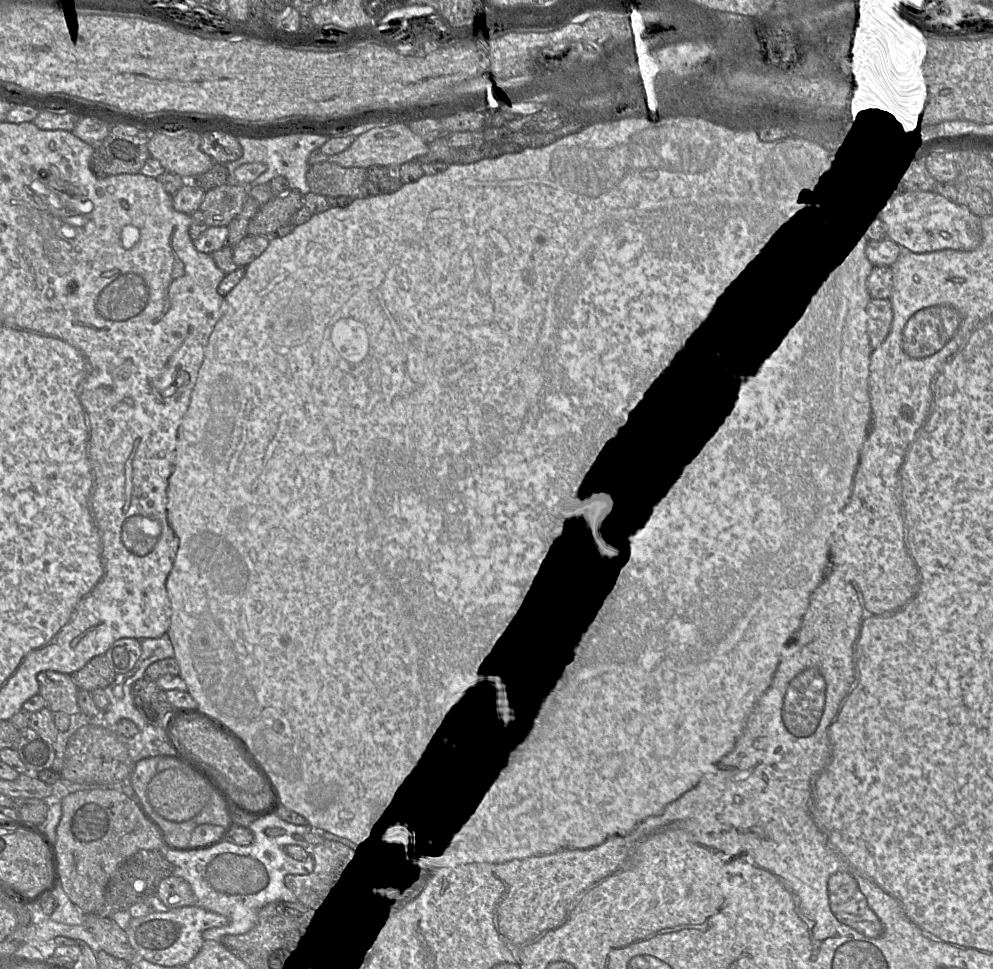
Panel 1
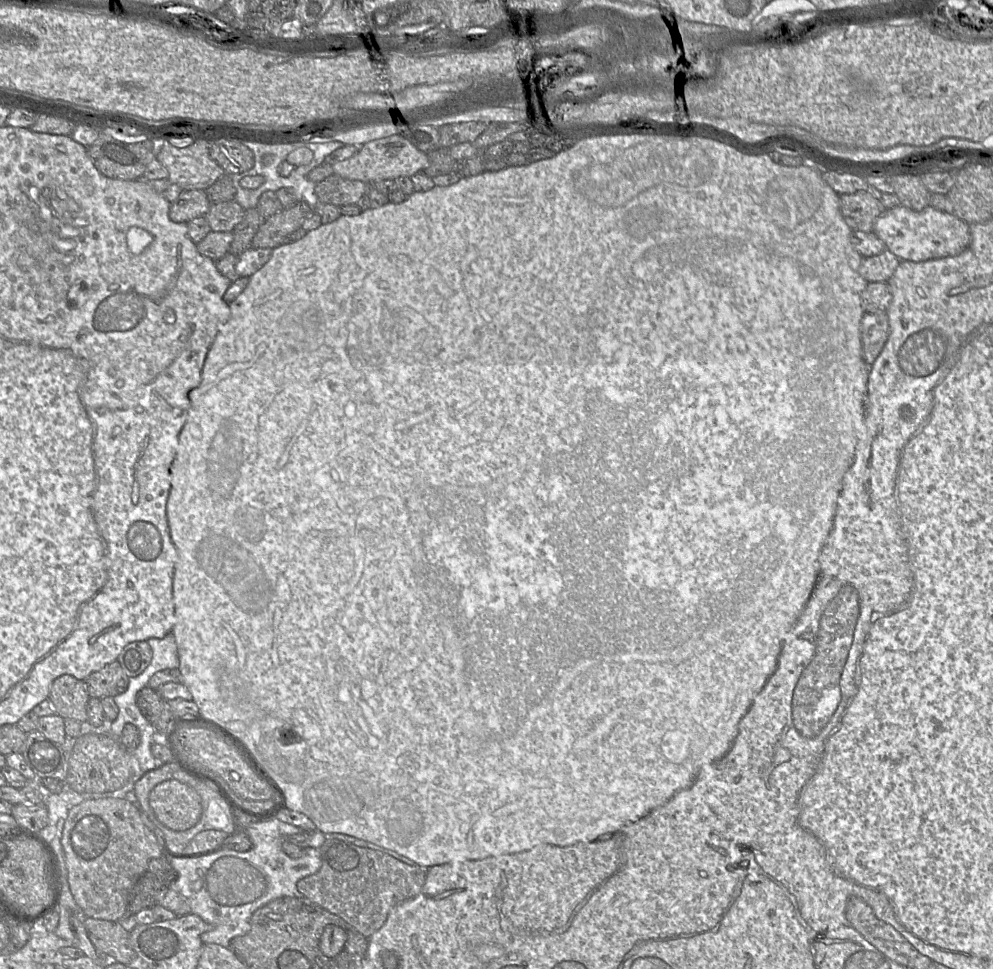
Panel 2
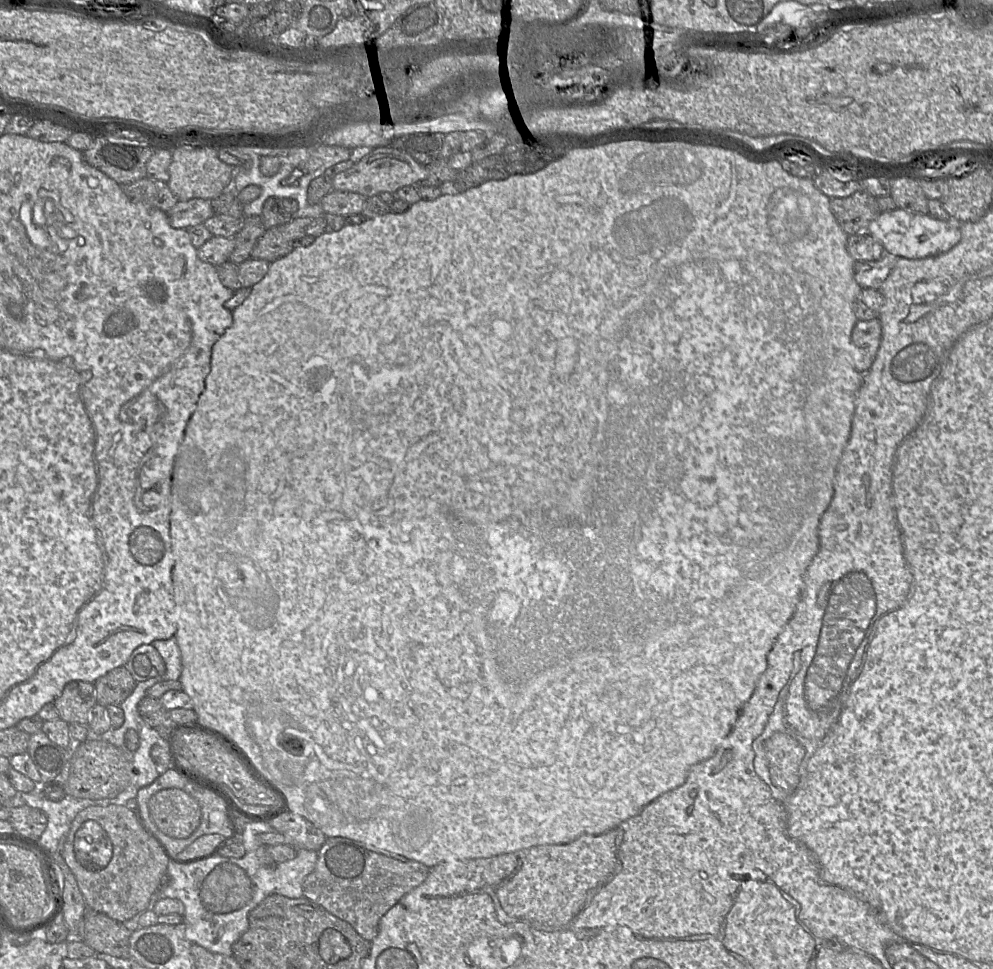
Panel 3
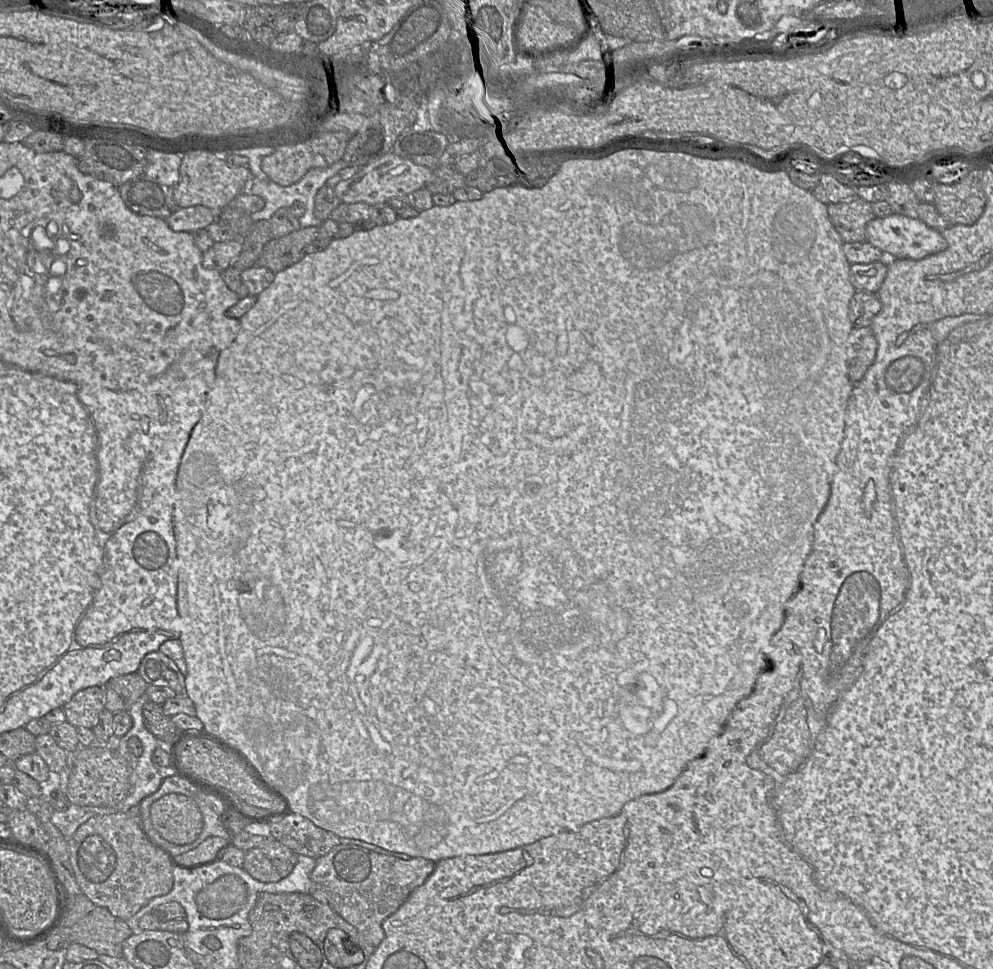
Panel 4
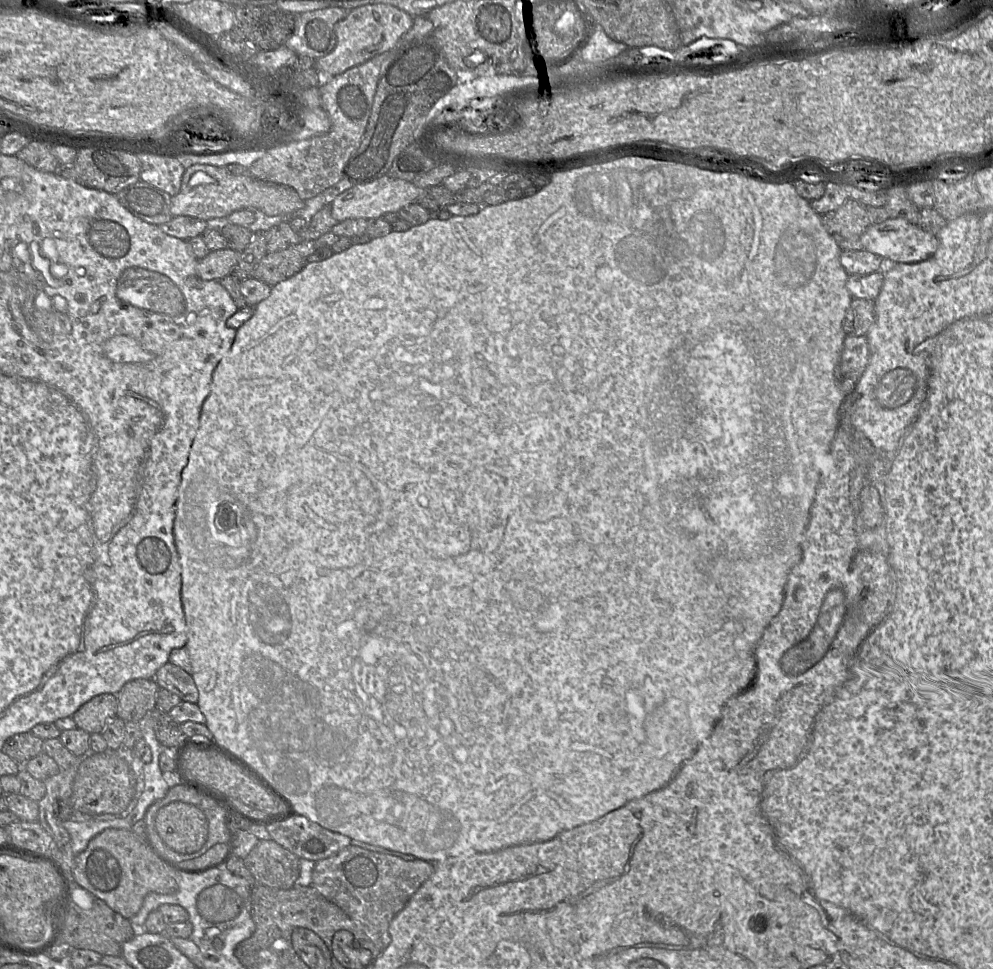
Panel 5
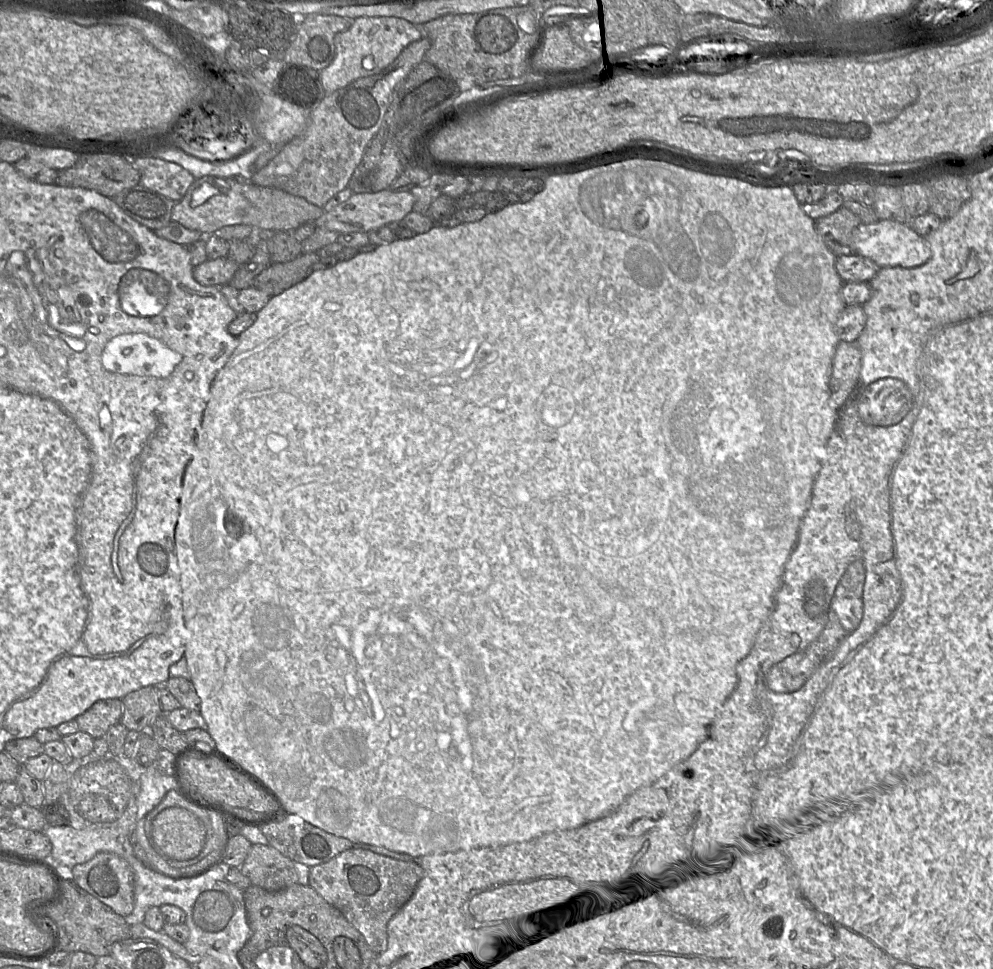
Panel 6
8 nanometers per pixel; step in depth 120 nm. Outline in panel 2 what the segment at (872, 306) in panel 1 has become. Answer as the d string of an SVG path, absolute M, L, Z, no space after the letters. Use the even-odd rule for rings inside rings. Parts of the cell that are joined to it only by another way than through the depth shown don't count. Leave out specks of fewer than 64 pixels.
M886 311L865 313L861 320L863 358L872 365L889 336L889 321Z

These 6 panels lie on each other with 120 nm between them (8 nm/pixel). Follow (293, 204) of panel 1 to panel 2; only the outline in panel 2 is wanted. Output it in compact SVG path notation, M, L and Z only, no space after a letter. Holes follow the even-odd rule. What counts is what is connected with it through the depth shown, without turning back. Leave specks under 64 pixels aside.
M298 201L266 218L253 237L255 248L275 248L289 242L289 236L302 227L304 220L313 213L313 207Z

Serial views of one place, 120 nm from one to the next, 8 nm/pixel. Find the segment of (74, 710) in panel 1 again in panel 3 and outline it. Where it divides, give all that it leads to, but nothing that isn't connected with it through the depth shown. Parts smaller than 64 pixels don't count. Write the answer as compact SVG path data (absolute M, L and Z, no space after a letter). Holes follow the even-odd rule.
M71 681L54 702L59 718L68 724L89 725L92 708L97 704L94 683Z

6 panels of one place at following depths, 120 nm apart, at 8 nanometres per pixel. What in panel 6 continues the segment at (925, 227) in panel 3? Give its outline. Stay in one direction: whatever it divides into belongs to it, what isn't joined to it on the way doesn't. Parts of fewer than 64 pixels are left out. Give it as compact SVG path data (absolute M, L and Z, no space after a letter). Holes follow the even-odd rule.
M879 219L869 224L860 224L852 233L852 249L865 256L879 267L914 268L925 264L931 257L931 249L925 236L920 235L909 223L894 219Z

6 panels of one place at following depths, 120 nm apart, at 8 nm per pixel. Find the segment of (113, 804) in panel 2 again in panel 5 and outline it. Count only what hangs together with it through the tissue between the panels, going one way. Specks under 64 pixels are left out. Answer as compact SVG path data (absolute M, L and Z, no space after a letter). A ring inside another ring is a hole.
M110 828L92 838L73 862L73 881L104 901L126 919L140 910L149 893L174 894L178 891L175 871L165 865L132 829Z

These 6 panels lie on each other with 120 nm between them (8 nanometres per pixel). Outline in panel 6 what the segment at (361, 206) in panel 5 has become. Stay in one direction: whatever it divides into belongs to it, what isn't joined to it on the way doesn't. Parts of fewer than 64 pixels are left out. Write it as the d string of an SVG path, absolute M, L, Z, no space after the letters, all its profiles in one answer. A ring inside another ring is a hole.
M384 189L378 192L353 193L349 199L339 203L320 218L320 226L337 232L369 232L390 222L400 222L413 210L414 196L410 190L393 191Z

